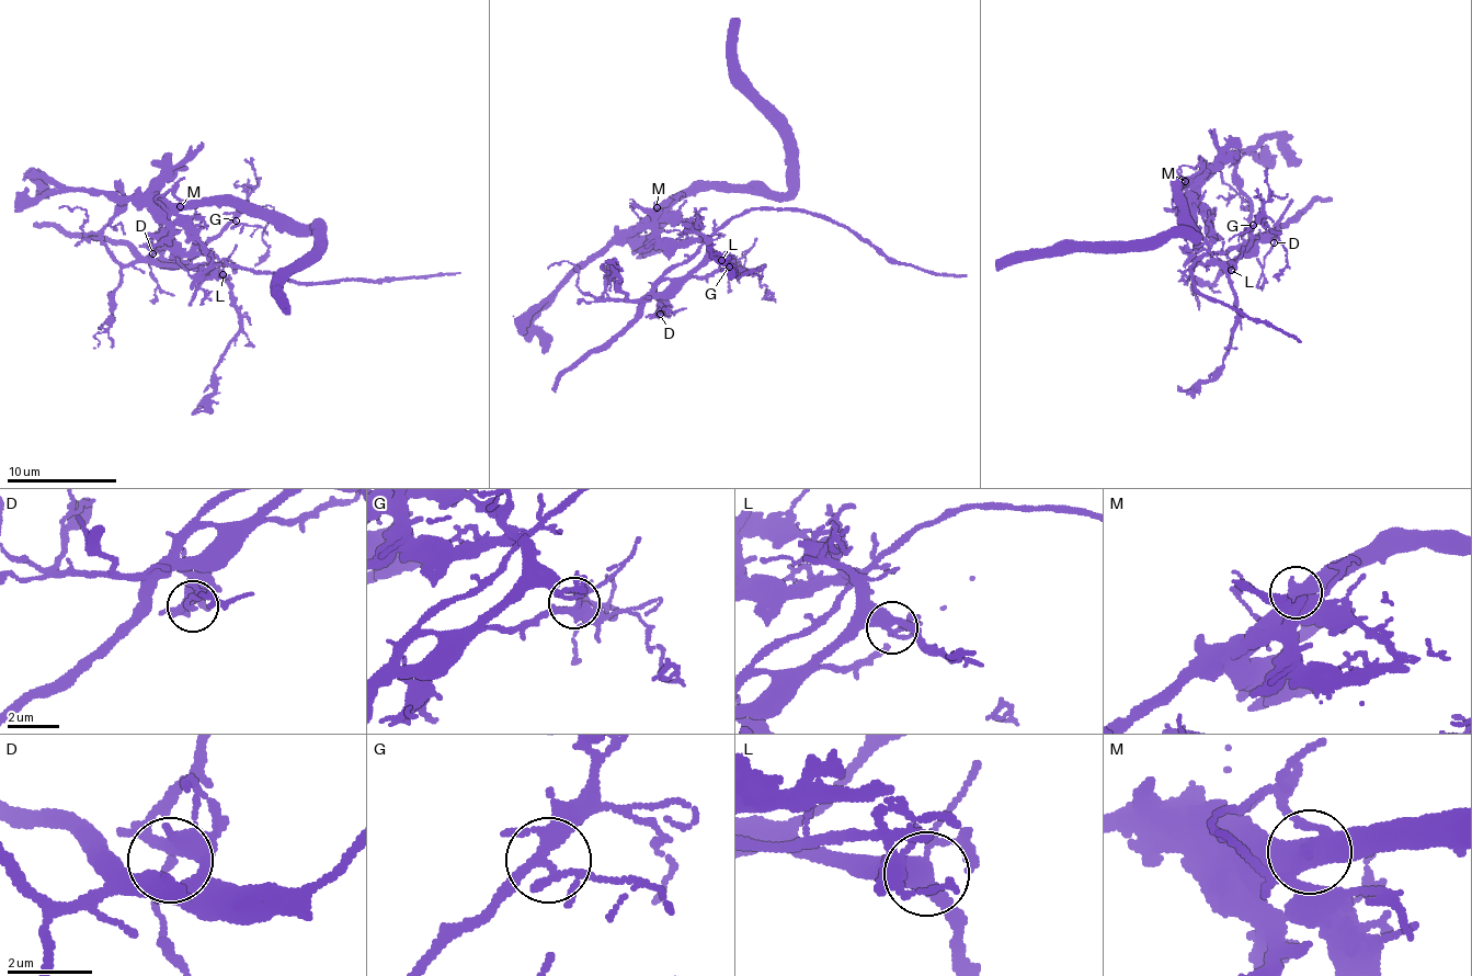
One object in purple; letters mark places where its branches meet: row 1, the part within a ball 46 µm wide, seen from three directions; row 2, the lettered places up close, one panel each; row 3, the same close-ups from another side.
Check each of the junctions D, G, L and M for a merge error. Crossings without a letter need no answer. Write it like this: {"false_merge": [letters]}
{"false_merge": ["M"]}

